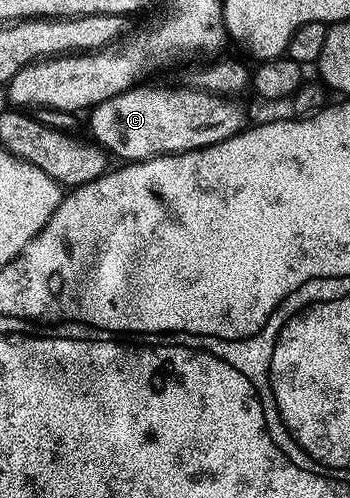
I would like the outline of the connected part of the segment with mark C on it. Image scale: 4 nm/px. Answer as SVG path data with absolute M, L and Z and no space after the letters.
M135 85L108 101L100 101L88 112L93 140L118 161L139 163L157 155L199 151L238 134L247 126L246 111L234 97L186 87Z

